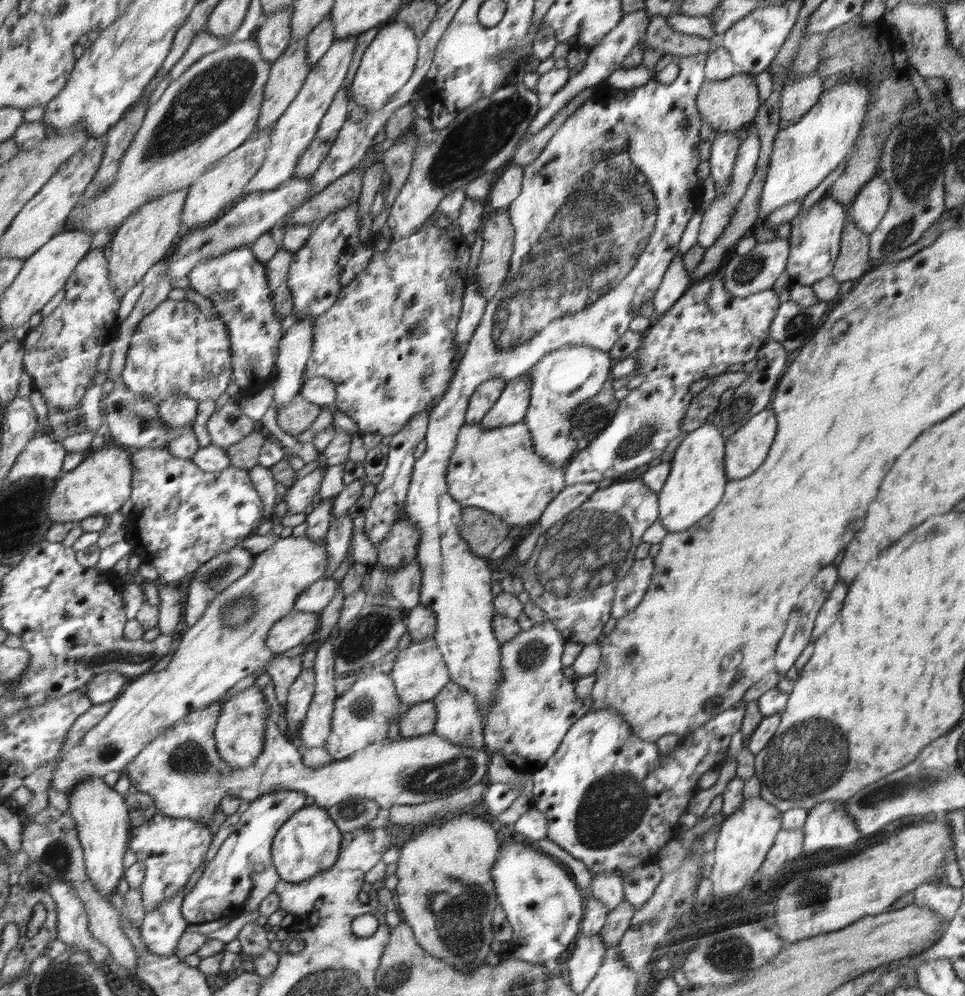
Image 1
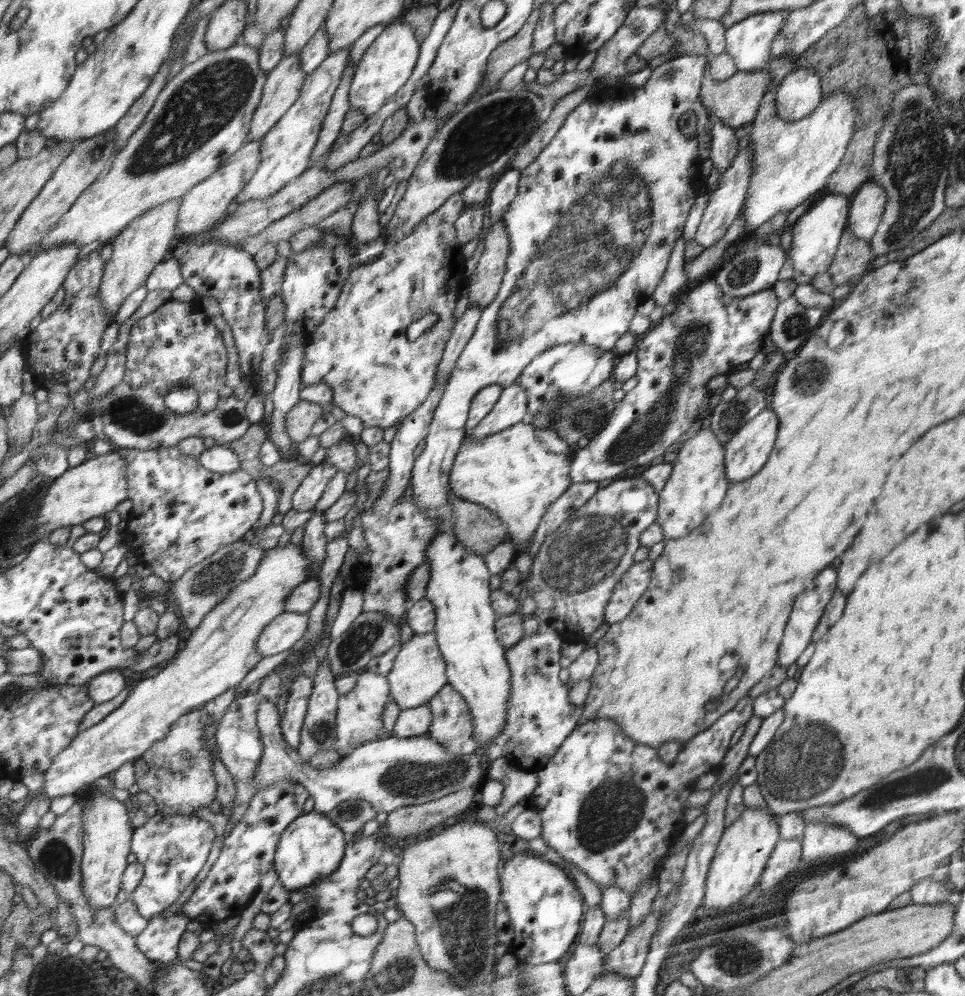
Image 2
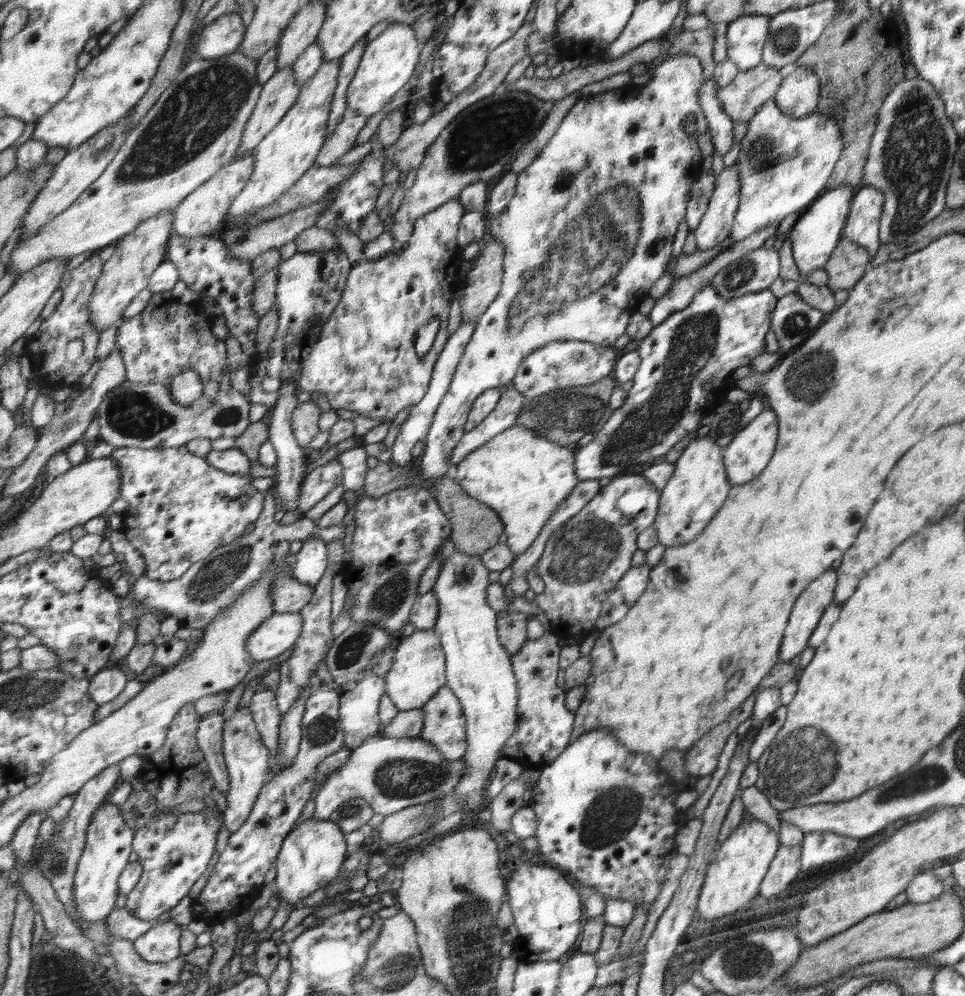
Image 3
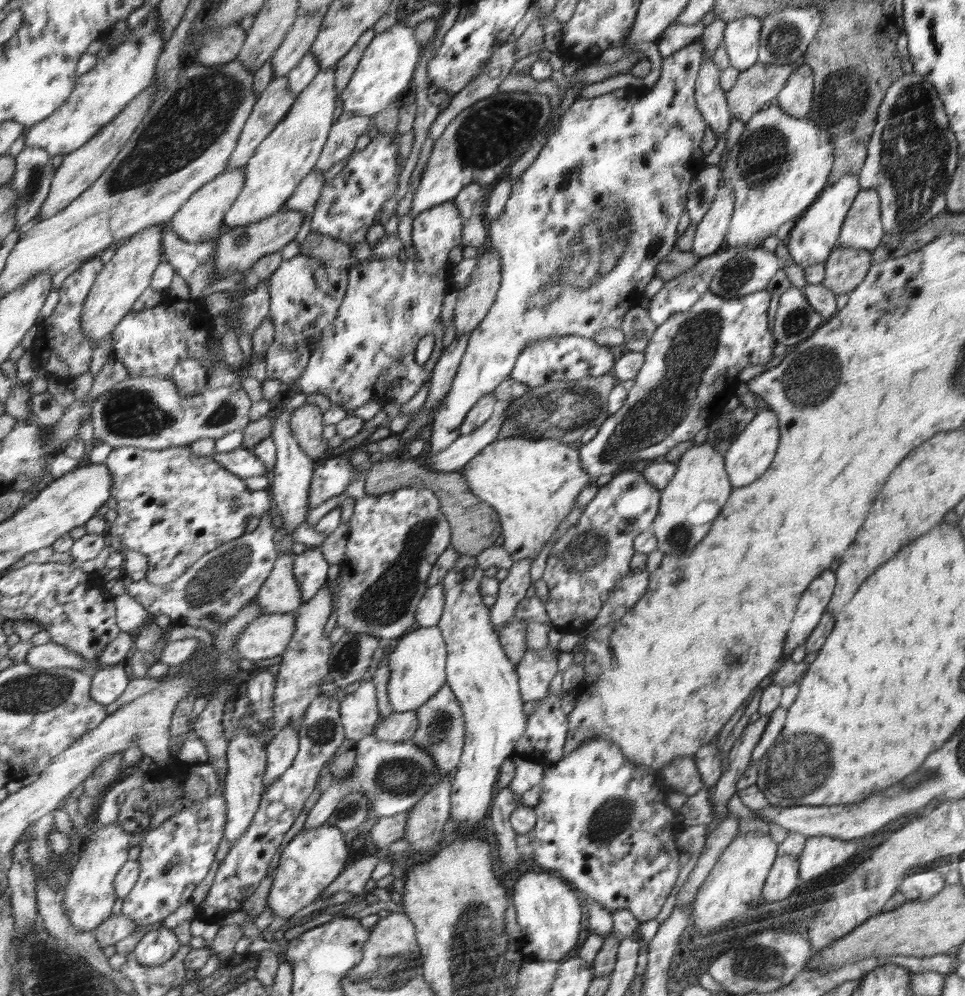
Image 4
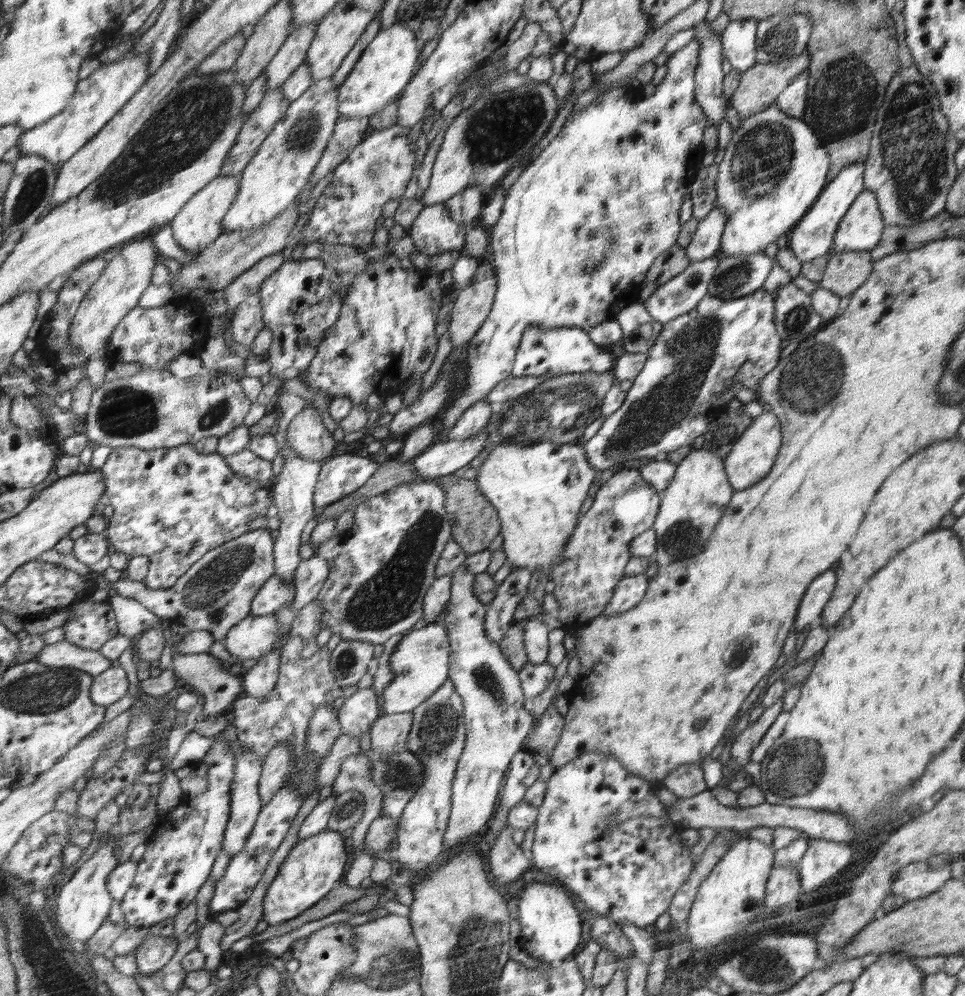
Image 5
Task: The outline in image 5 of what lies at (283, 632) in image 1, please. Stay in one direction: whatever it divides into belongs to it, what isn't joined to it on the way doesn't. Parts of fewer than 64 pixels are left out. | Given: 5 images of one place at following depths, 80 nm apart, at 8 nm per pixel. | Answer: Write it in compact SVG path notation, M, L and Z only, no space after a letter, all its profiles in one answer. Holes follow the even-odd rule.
M274 615L253 616L244 618L238 625L232 626L224 638L225 647L232 656L242 659L260 658L281 644L278 618Z

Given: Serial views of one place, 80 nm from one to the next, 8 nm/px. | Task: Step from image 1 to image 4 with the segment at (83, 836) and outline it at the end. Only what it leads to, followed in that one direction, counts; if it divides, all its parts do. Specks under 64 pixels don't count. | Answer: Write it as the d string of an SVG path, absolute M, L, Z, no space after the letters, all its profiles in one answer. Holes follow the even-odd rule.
M119 821L105 826L93 824L91 827L66 895L62 897L66 914L81 933L96 931L114 914L114 904L119 897L115 882L117 875L129 861L130 844L134 835L121 827Z

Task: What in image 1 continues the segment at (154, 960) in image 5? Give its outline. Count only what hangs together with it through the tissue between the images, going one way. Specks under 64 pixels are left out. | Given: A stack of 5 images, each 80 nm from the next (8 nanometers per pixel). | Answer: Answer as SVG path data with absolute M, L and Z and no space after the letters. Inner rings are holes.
M184 888L178 889L171 899L145 913L139 930L149 951L159 955L175 954L178 941L189 925L181 915L184 897Z

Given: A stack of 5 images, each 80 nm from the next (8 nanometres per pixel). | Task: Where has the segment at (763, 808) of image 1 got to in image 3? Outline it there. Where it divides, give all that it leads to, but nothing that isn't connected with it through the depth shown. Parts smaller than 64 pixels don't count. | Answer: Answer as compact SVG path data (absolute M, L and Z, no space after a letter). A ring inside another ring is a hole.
M756 818L742 821L729 835L726 842L716 851L716 856L707 866L697 904L704 920L718 920L726 914L734 914L746 906L758 894L758 886L782 843L776 830Z

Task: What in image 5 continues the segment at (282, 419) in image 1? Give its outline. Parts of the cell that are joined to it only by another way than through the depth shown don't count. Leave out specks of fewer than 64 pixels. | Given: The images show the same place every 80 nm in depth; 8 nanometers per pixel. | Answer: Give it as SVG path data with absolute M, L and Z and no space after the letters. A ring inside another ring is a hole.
M318 407L302 409L286 432L286 445L302 458L315 462L324 462L326 456L334 454L334 448L337 448L332 432L322 424L320 413Z

